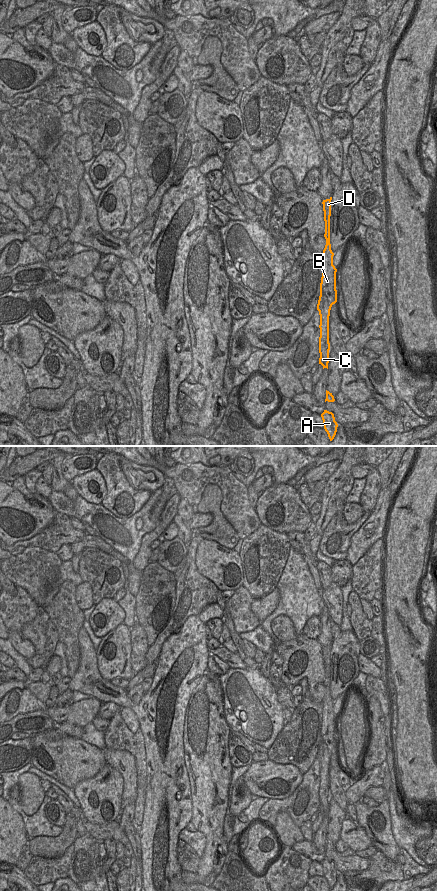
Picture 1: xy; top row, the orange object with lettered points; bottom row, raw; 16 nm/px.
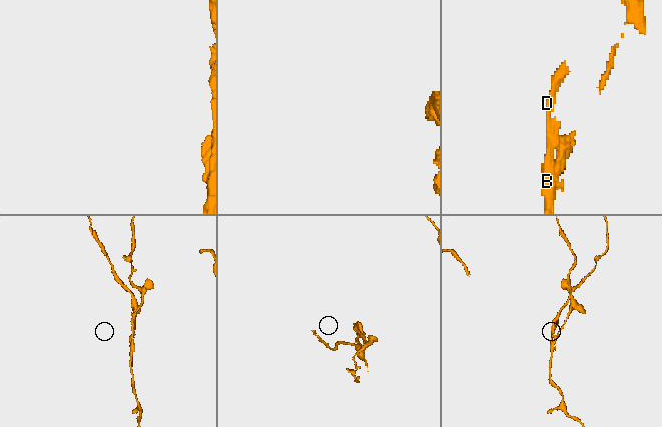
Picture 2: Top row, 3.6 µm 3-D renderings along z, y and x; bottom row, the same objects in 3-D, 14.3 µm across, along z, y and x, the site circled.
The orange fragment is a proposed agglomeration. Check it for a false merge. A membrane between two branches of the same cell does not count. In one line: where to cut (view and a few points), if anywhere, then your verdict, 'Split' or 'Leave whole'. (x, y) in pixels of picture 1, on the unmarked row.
Split along xy (324, 696), (330, 698). Split.

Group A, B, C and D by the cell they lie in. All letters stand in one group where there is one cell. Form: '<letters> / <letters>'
A B C / D

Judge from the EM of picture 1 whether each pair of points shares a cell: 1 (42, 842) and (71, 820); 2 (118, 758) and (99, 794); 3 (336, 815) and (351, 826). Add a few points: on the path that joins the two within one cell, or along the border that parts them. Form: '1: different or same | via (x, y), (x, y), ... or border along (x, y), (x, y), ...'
1: same | via (51, 842), (58, 842), (69, 829)
2: different | border along (107, 763), (120, 774), (123, 781), (122, 790)
3: different | border along (345, 818), (341, 824), (339, 838)

